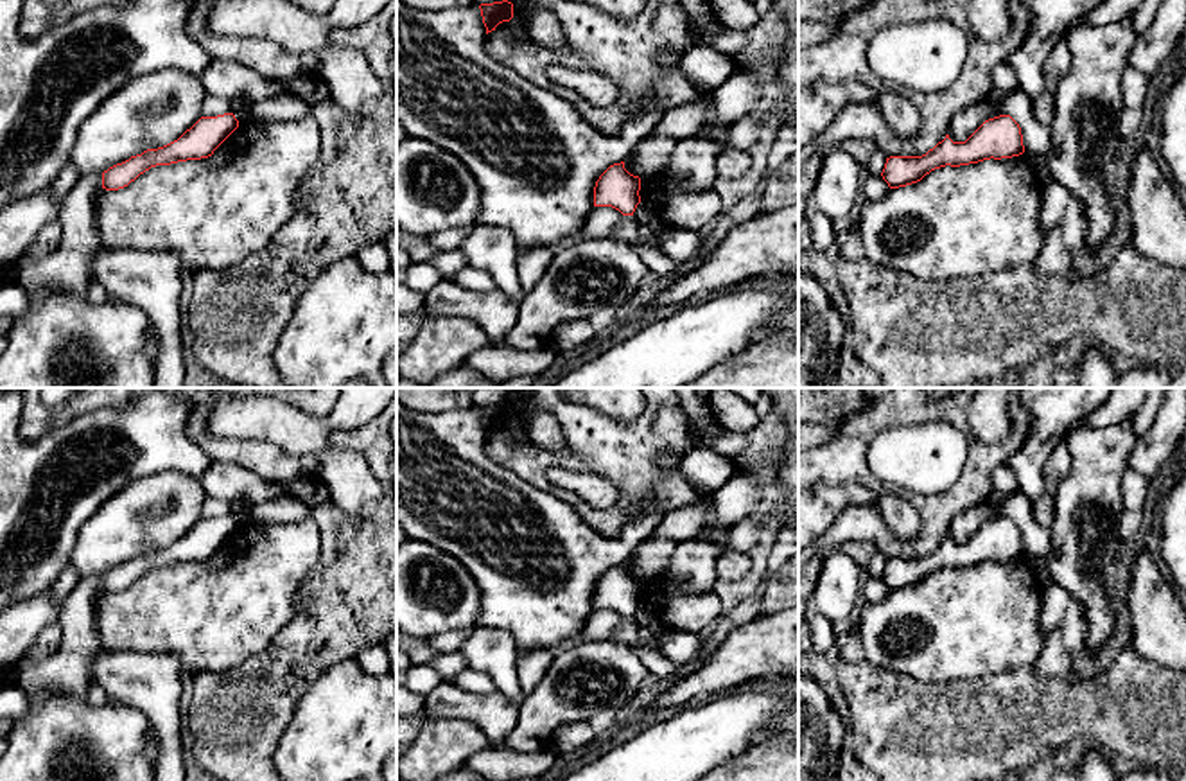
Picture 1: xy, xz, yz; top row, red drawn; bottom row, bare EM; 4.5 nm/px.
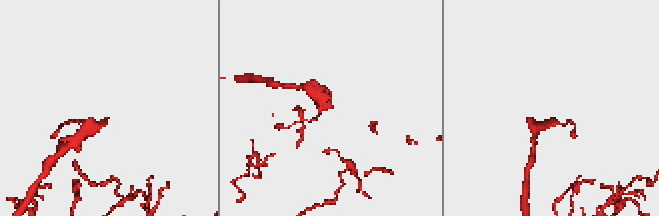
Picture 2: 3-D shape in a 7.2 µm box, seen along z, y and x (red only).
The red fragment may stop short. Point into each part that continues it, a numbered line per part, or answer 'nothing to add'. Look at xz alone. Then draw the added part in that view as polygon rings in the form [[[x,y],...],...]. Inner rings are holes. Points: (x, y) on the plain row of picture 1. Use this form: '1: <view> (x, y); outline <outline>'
1: xz (628, 632); outline [[[624,618],[612,639],[635,648],[639,645],[639,625],[633,621],[633,618]]]

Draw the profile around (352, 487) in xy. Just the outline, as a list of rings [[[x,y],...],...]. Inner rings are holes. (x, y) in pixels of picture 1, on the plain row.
[[[343,388],[328,417],[312,417],[305,409],[266,395],[233,397],[217,393],[212,402],[208,429],[214,438],[264,440],[292,456],[314,454],[319,460],[318,479],[327,487],[328,501],[346,517],[364,515],[386,497],[388,488],[373,476],[362,456],[353,451],[334,449],[327,436],[334,429],[352,431],[366,426],[388,408],[395,395],[397,388]]]

